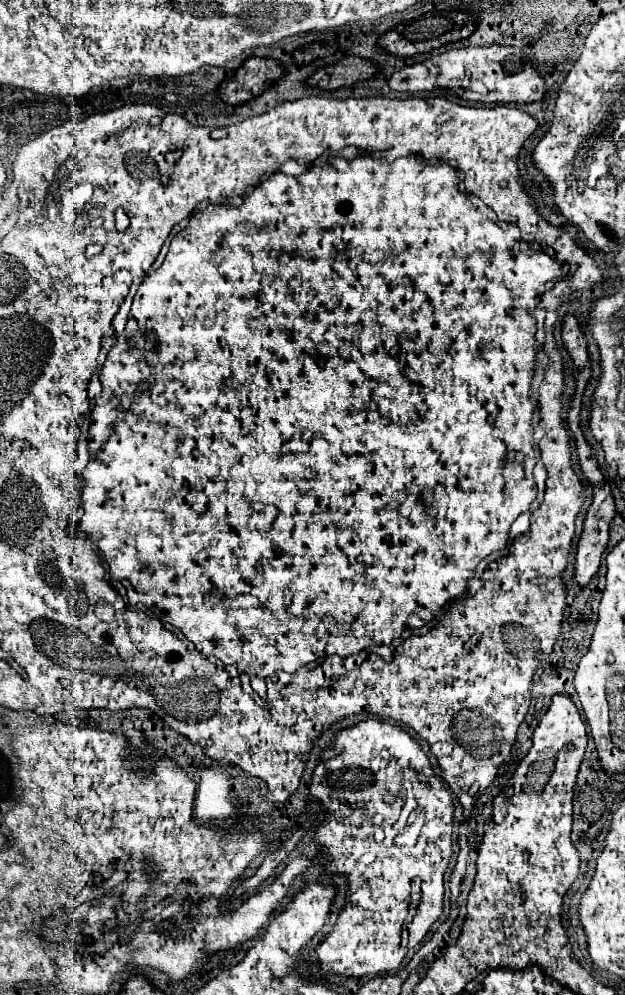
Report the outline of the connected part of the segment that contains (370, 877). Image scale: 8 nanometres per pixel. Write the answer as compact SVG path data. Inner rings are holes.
M366 719L354 723L342 729L334 745L320 753L318 765L310 781L310 801L320 801L326 813L324 821L314 831L314 839L328 857L328 861L324 863L326 873L344 873L348 881L348 895L344 899L344 907L338 913L338 921L332 927L332 931L324 937L324 941L316 947L316 957L322 973L338 973L346 977L388 975L400 967L407 951L420 944L430 925L442 913L443 877L452 855L452 813L454 813L450 791L442 785L444 783L436 779L422 747L402 727L384 721ZM388 739L394 739L396 743L394 747L386 749ZM411 822L415 824L411 829L413 832L405 832L405 828ZM414 877L421 879L420 903L412 923L408 925L410 937L408 946L402 949L400 933L402 933L402 923L406 919L406 901L408 901L406 893L410 893L410 881Z

